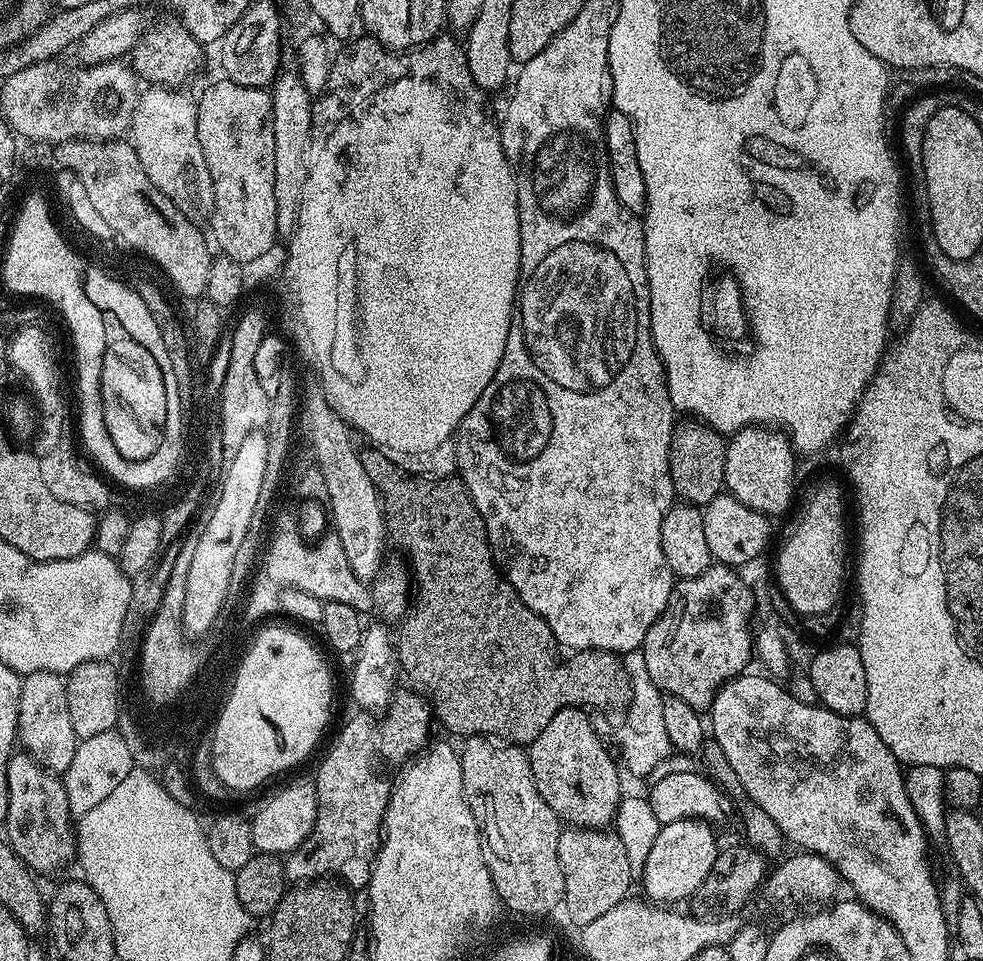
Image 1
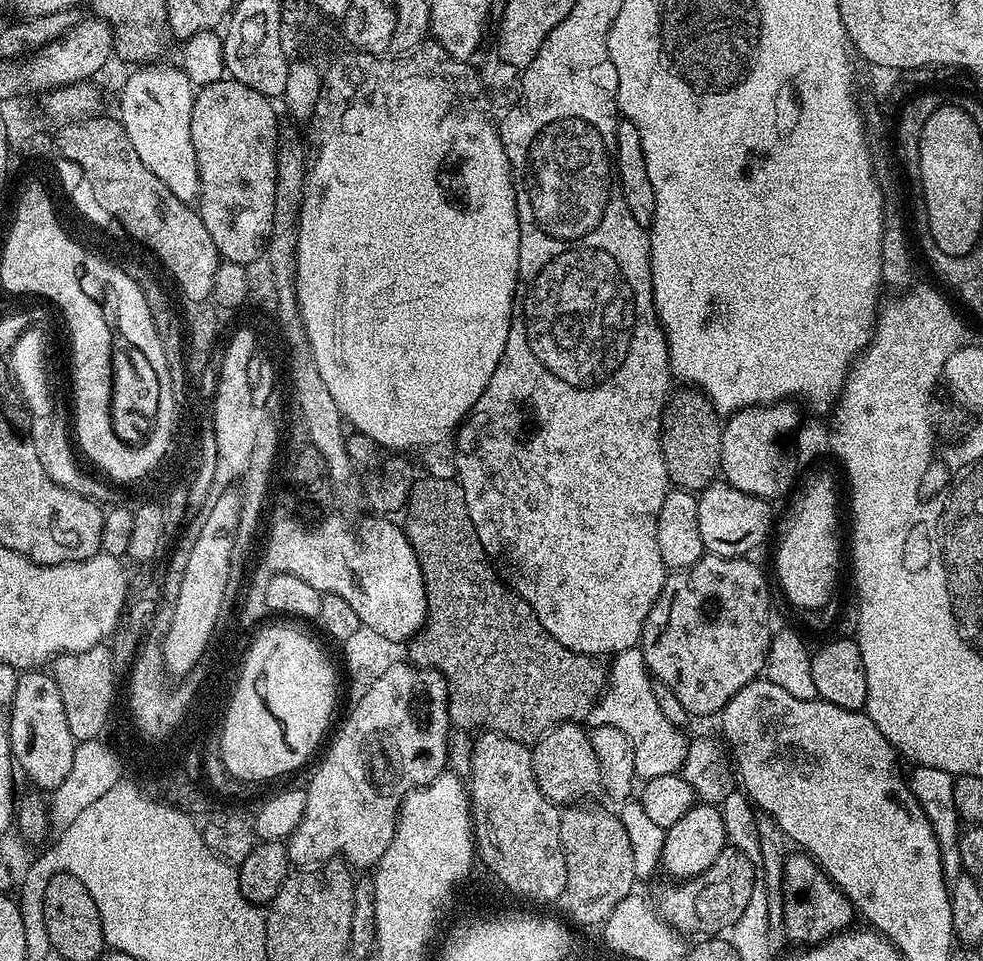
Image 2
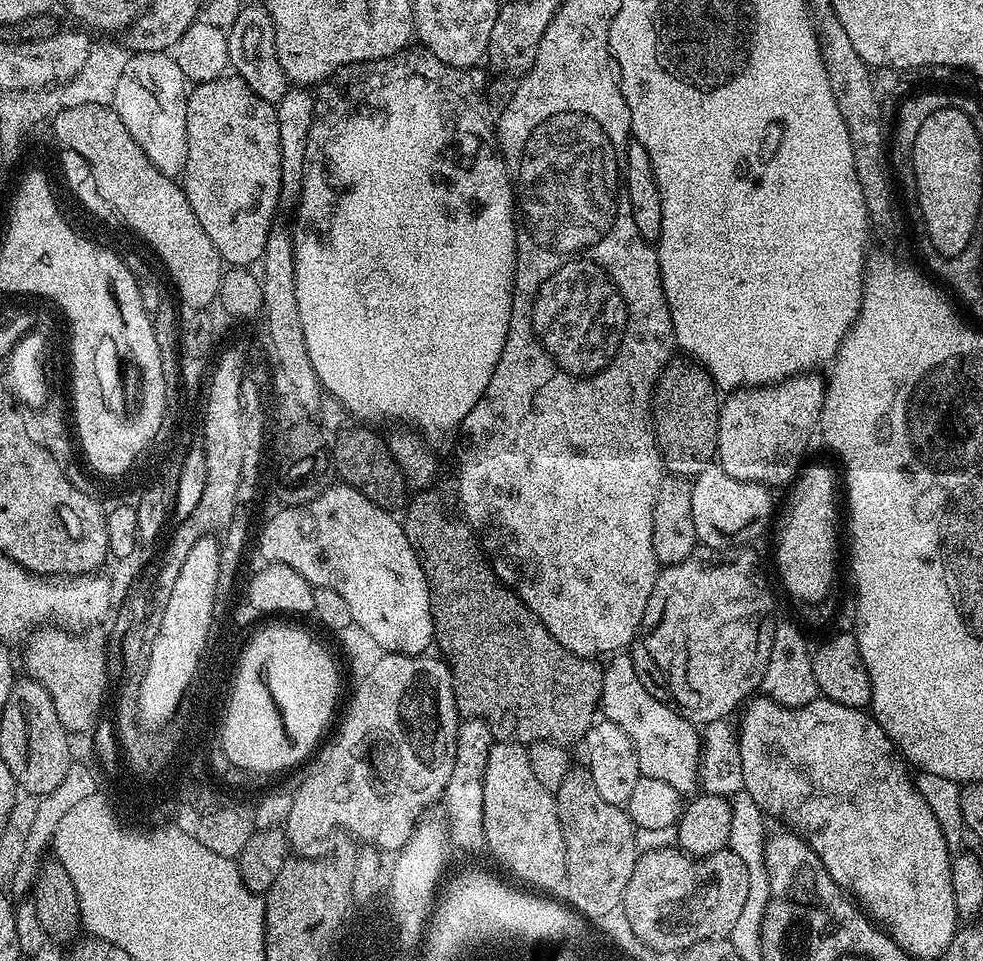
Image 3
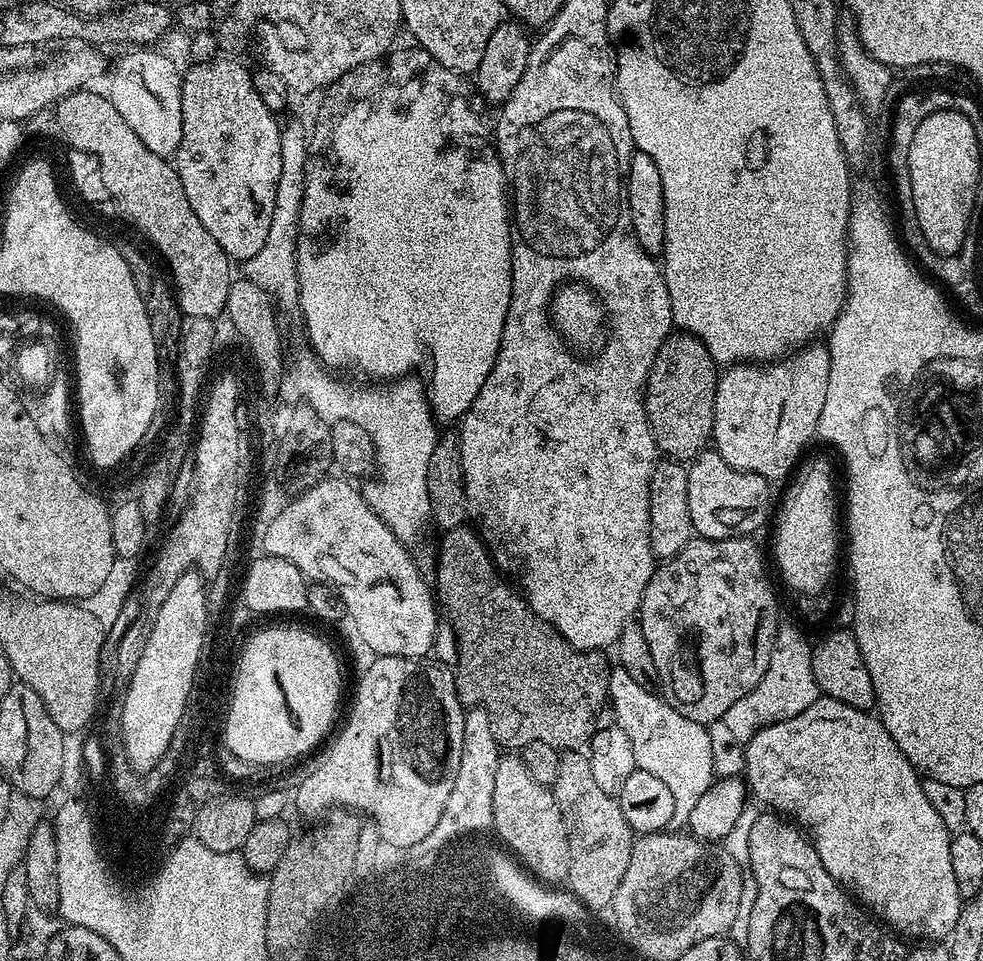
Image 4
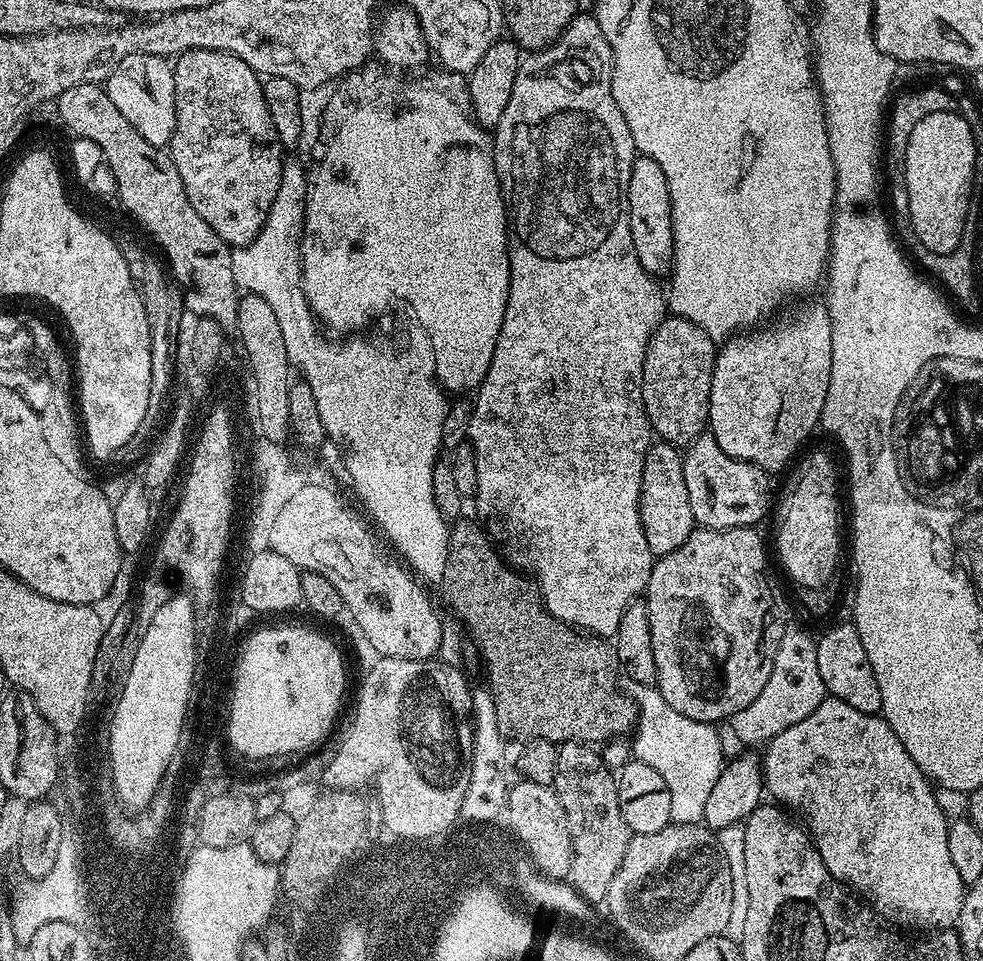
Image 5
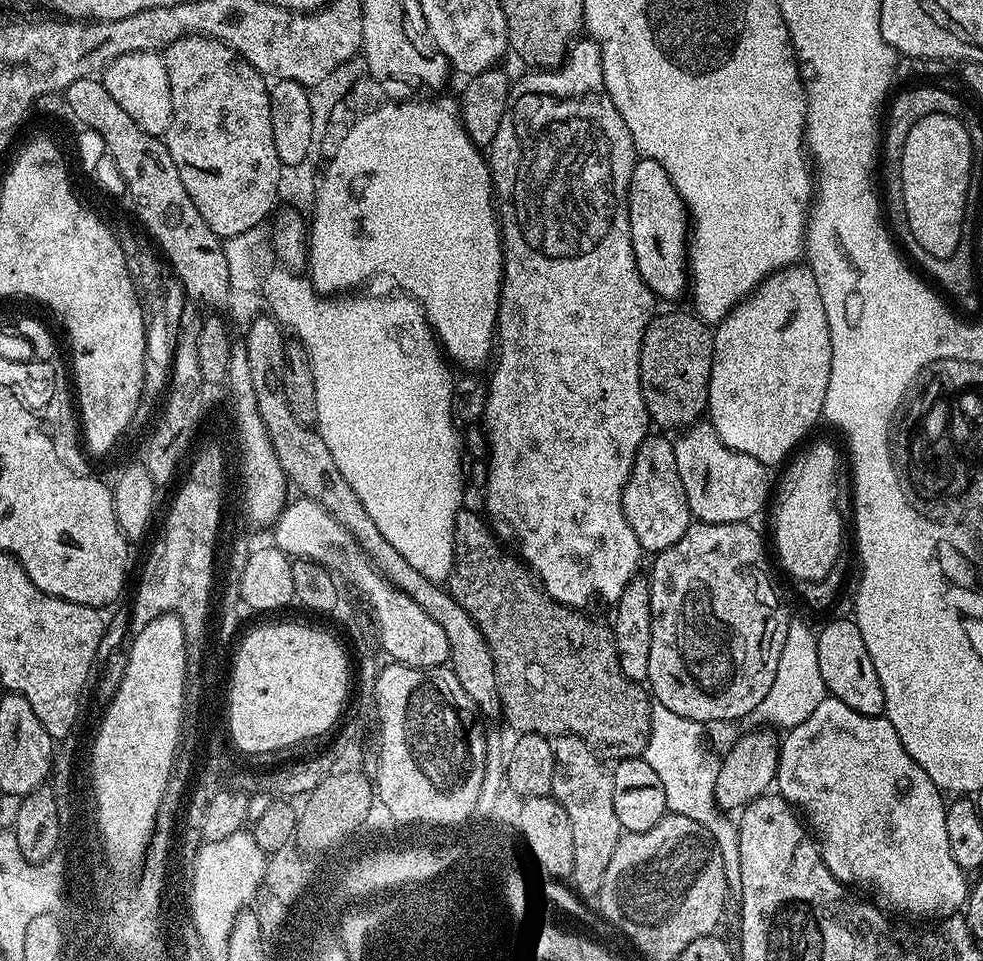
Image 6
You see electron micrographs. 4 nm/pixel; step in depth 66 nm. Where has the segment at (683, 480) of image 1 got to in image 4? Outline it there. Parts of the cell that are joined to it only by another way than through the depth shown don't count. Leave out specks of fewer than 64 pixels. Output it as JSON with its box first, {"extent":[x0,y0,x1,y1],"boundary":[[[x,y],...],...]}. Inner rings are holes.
{"extent":[644,332,718,462],"boundary":[[[674,332],[655,356],[644,388],[644,409],[657,451],[667,459],[690,462],[709,447],[714,426],[718,365],[696,336]]]}

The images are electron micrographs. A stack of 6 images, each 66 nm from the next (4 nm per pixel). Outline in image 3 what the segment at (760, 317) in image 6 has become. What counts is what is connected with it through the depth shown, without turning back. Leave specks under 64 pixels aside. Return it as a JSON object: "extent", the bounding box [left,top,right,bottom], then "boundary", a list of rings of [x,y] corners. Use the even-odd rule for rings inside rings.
{"extent":[716,370,826,490],"boundary":[[[809,370],[798,376],[779,380],[777,384],[765,384],[759,388],[737,388],[725,395],[728,397],[723,397],[720,405],[716,454],[720,468],[726,470],[730,478],[763,484],[772,490],[776,490],[779,484],[791,485],[802,467],[800,459],[808,448],[808,439],[814,436],[820,422],[826,380],[818,373],[819,371]]]}

